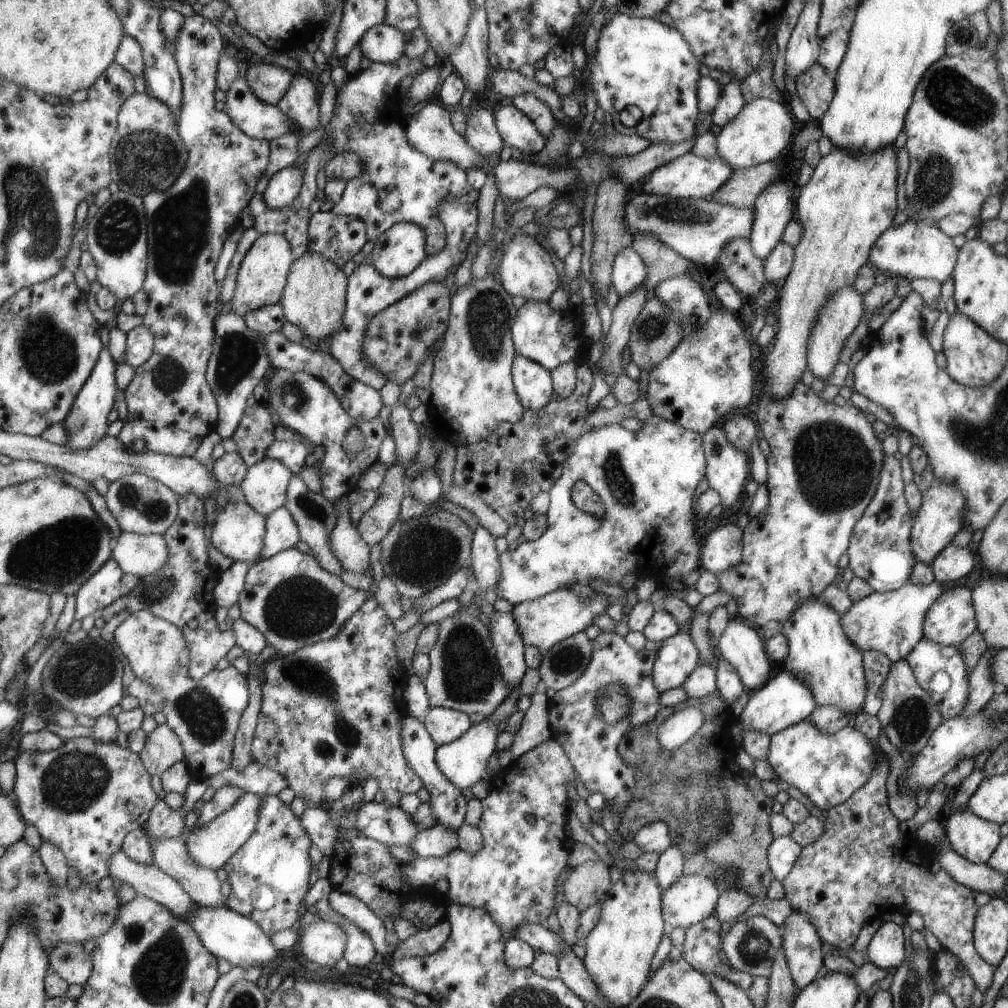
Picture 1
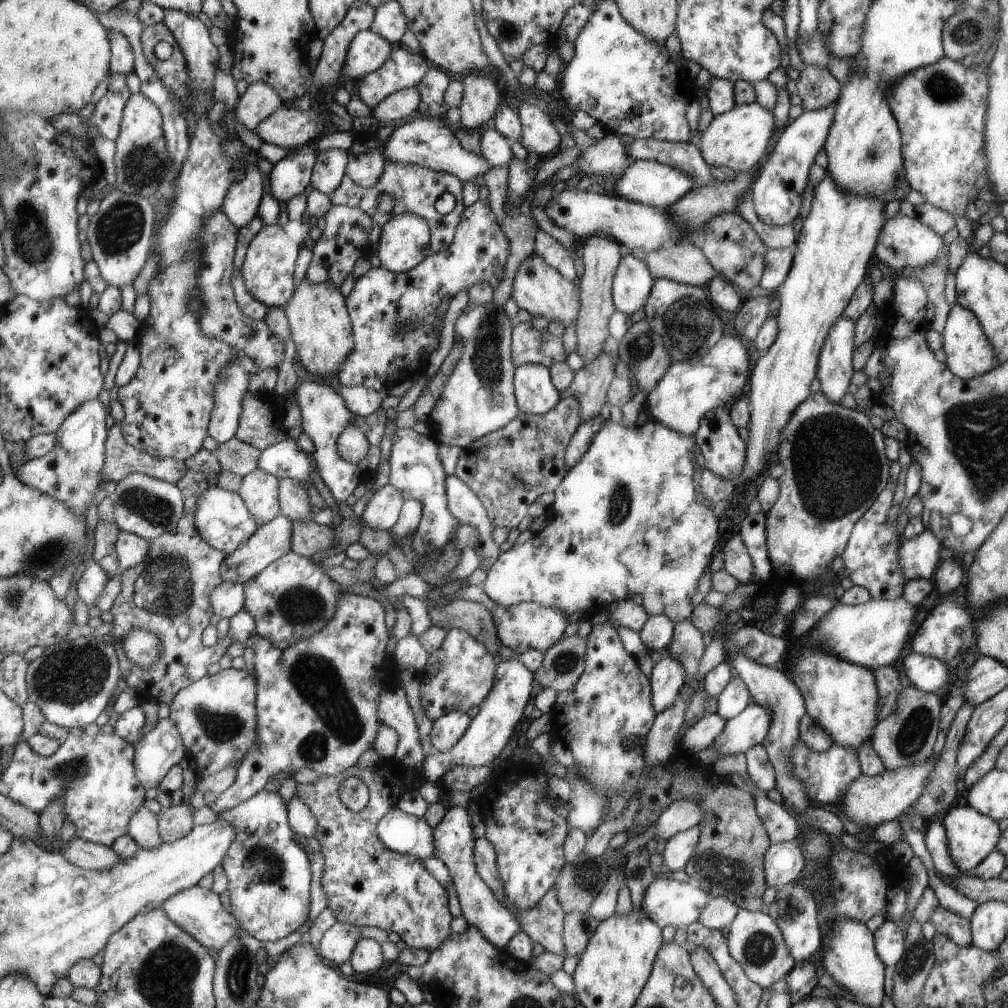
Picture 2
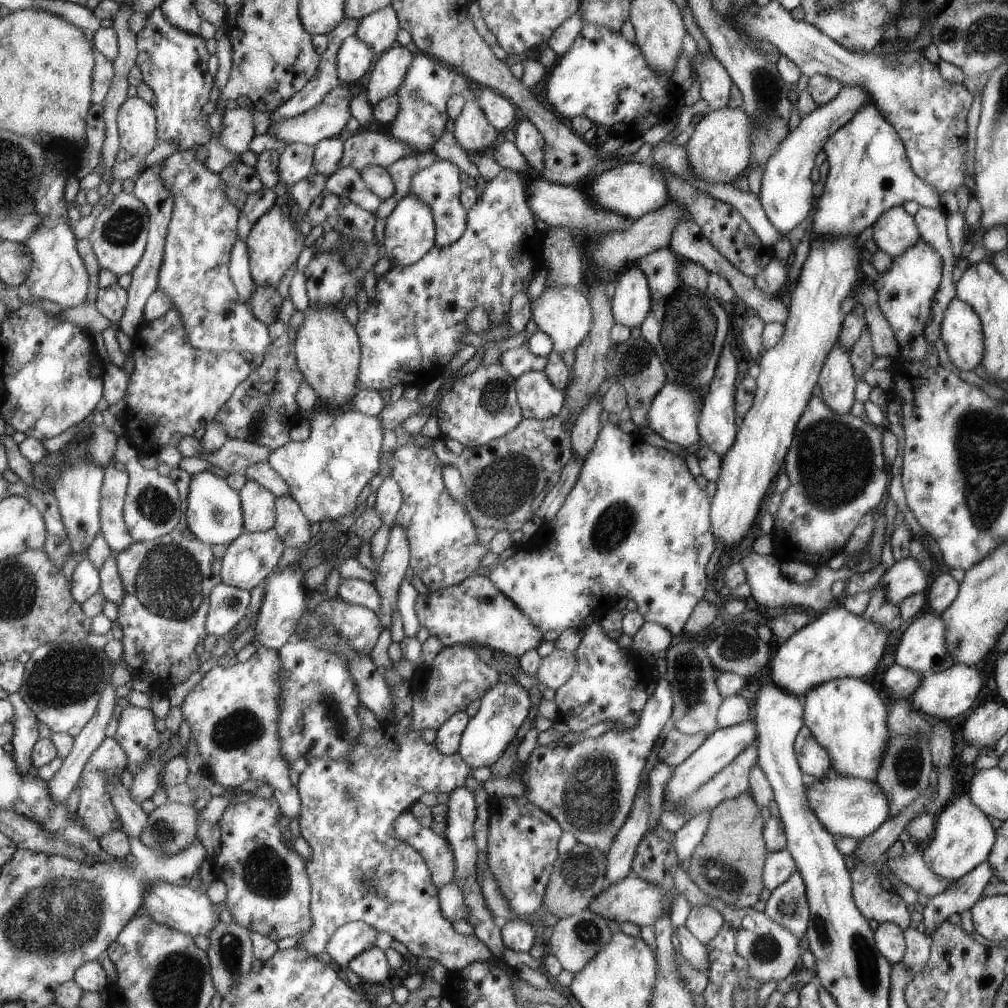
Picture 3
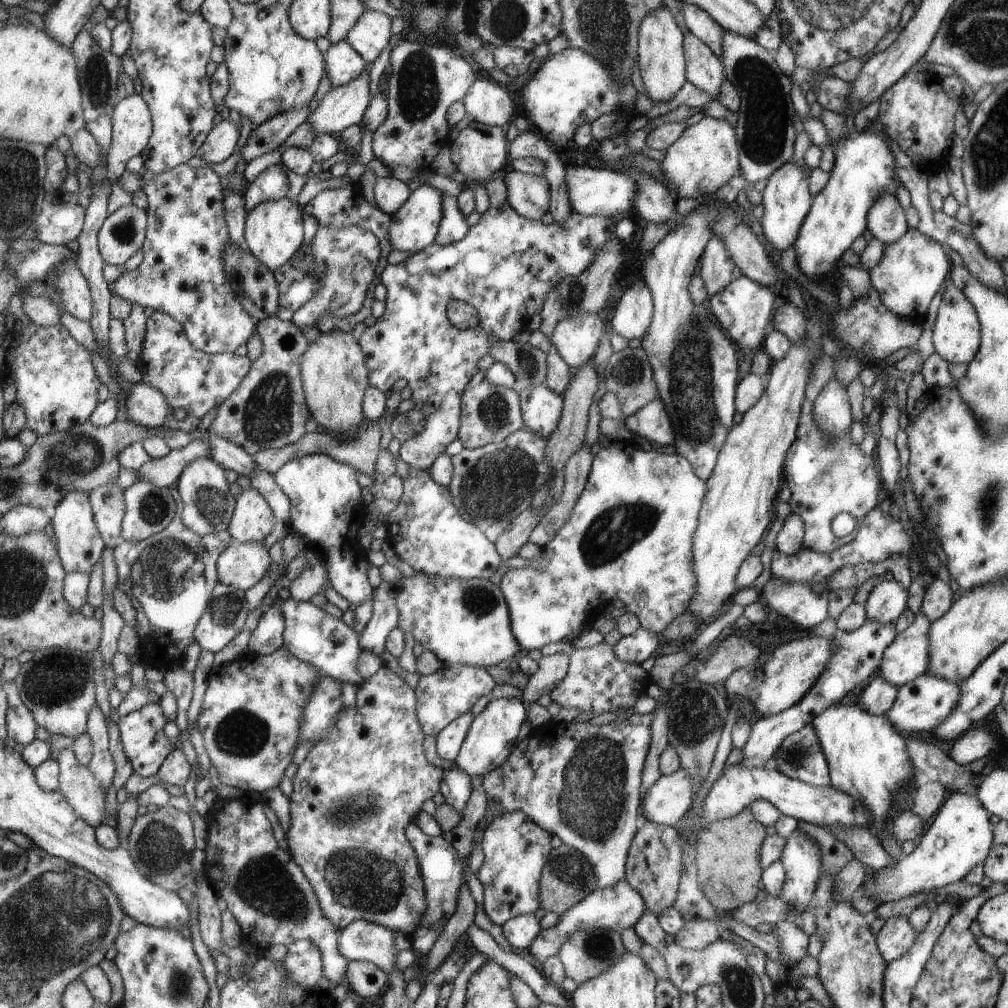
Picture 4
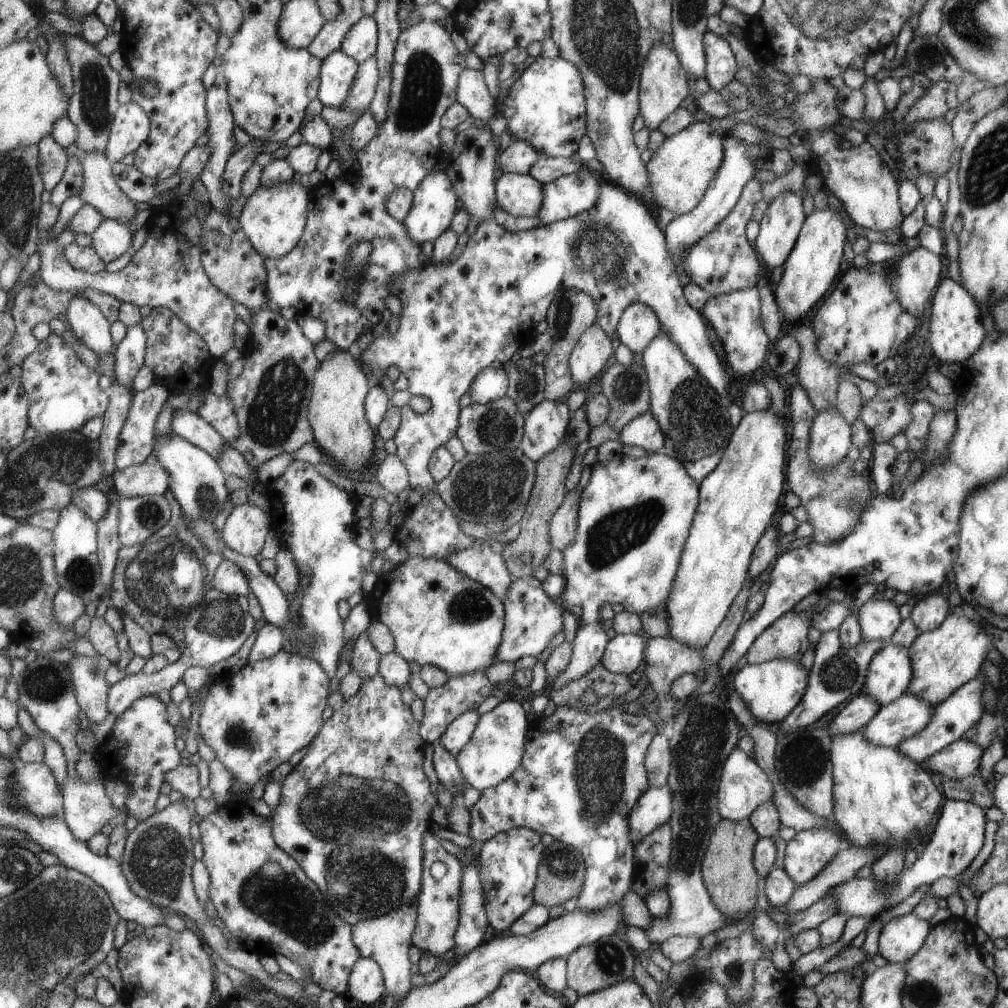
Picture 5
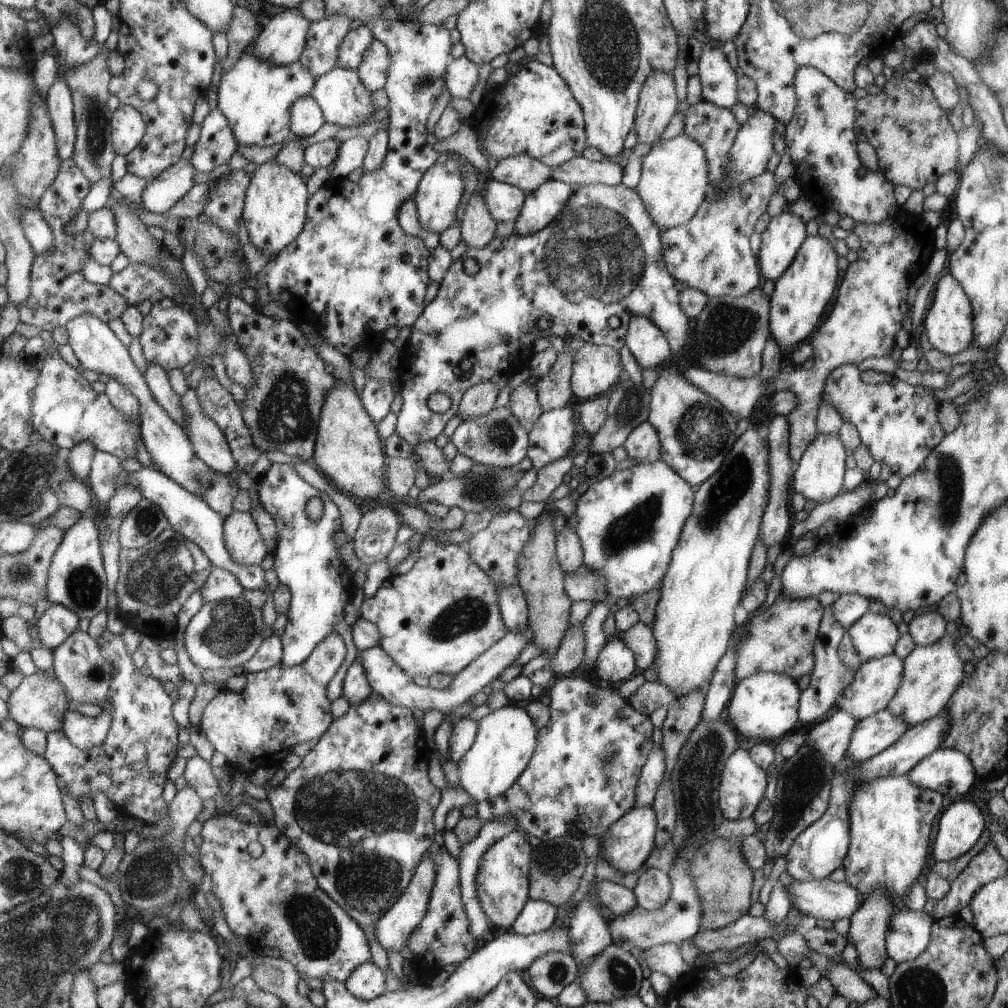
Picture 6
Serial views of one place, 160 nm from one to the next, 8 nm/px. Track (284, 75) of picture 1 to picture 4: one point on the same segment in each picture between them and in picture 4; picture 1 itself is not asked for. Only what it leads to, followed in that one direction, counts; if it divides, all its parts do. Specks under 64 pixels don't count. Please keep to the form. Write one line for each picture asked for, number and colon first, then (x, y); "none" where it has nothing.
2: (260, 100)
3: (237, 131)
4: (221, 143)

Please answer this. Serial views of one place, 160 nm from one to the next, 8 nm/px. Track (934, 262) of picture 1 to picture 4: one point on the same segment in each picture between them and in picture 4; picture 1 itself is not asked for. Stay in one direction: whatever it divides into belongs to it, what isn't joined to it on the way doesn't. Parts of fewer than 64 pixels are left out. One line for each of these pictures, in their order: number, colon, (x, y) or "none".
2: (903, 241)
3: (894, 231)
4: (886, 220)

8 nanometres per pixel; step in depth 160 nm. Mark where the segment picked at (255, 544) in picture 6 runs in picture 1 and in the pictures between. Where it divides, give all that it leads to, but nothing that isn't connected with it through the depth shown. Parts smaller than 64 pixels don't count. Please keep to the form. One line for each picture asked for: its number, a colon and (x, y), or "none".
1: (265, 488)
2: (260, 489)
3: (259, 504)
4: (254, 519)
5: (246, 527)

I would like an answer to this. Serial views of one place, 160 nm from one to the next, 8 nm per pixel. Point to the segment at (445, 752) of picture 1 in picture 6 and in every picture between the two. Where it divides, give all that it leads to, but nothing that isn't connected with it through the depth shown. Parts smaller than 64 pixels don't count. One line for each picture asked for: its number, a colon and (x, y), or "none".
2: (488, 731)
3: (501, 710)
4: (495, 728)
5: (495, 749)
6: (506, 738)

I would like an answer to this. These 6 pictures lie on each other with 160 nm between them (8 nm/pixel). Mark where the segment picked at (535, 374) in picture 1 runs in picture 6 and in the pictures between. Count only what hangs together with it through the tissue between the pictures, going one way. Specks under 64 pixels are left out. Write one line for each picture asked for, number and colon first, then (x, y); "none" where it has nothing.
2: (534, 391)
3: (539, 399)
4: (541, 408)
5: (545, 425)
6: (551, 436)

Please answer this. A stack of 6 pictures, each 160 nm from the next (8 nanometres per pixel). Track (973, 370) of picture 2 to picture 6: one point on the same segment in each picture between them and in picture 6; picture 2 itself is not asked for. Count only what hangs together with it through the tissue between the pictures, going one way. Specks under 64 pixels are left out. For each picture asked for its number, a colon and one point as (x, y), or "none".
3: (960, 329)
4: (956, 335)
5: (955, 332)
6: (948, 319)

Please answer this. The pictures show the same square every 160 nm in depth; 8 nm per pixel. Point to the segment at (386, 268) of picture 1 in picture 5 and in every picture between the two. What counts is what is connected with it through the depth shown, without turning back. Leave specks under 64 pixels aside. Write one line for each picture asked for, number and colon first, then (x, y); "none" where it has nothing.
2: (404, 242)
3: (409, 230)
4: (415, 226)
5: (434, 202)

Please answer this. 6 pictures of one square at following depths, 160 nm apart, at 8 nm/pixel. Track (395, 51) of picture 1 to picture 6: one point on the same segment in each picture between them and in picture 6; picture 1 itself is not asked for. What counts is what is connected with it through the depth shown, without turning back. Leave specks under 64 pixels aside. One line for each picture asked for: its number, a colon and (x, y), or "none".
2: (369, 51)
3: (355, 59)
4: (343, 63)
5: (339, 71)
6: (345, 99)

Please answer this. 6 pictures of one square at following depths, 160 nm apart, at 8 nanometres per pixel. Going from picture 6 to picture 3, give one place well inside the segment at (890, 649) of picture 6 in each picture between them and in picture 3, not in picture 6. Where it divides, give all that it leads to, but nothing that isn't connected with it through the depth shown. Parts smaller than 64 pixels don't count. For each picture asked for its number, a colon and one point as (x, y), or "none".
3: (901, 579)
4: (887, 600)
5: (878, 617)

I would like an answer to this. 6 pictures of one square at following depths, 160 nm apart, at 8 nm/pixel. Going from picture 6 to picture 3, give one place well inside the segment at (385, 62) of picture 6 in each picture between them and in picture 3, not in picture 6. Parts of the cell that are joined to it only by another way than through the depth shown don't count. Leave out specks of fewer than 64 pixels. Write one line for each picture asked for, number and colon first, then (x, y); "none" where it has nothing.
3: (328, 119)
4: (343, 106)
5: (362, 94)

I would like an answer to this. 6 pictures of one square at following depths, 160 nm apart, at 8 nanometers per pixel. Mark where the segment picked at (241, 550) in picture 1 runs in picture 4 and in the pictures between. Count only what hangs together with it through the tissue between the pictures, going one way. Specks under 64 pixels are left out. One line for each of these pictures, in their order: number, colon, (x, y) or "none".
2: (224, 520)
3: (214, 510)
4: (209, 507)

